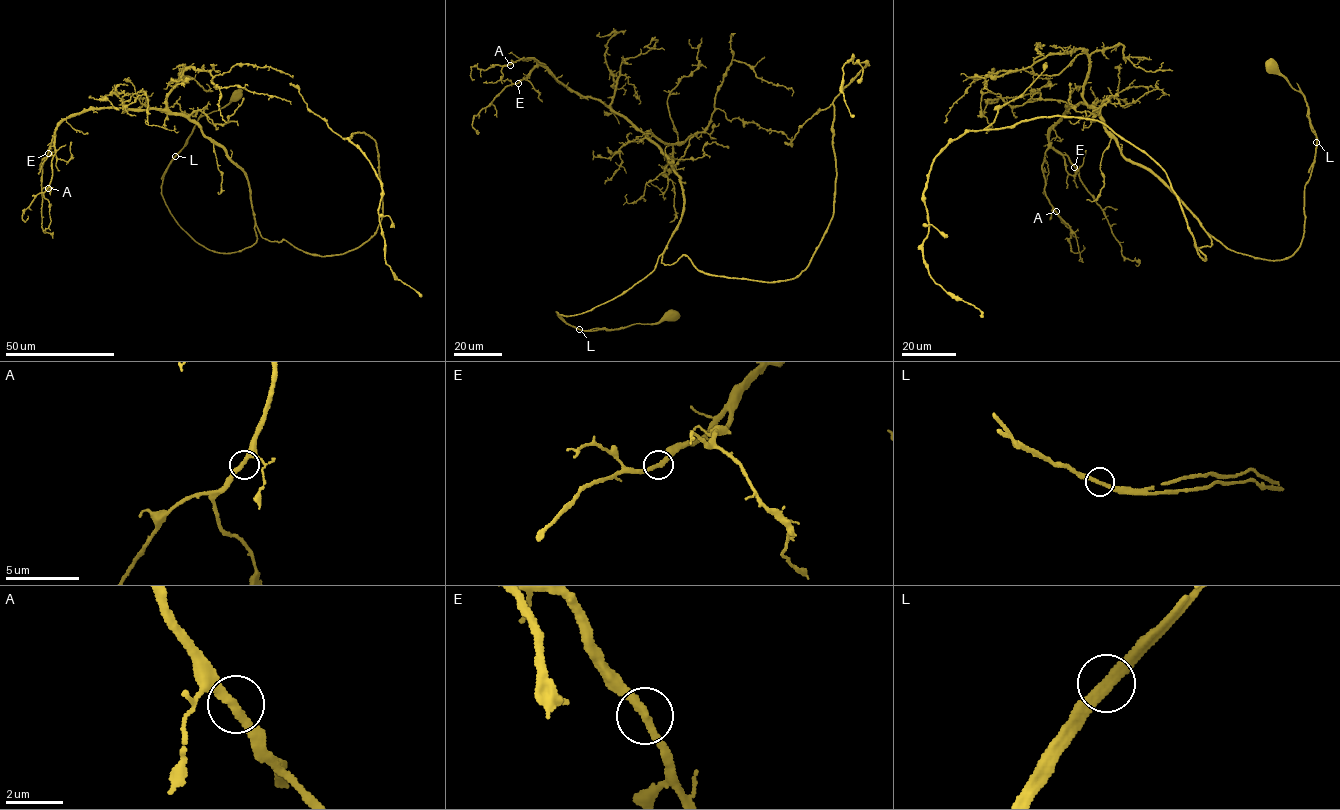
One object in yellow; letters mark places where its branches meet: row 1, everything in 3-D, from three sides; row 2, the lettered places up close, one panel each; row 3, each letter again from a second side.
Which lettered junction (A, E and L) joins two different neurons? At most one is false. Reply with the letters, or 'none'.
L

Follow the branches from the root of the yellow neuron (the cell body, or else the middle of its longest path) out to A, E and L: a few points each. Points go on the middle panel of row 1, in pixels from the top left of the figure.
A: (671, 314), (610, 330), (559, 318), (652, 271), (682, 186), (625, 118), (534, 58), (510, 65)
E: (671, 314), (610, 330), (559, 318), (652, 271), (682, 186), (657, 146), (599, 100), (542, 66), (518, 83)
L: (671, 314), (657, 323), (635, 324), (610, 330), (580, 329)

